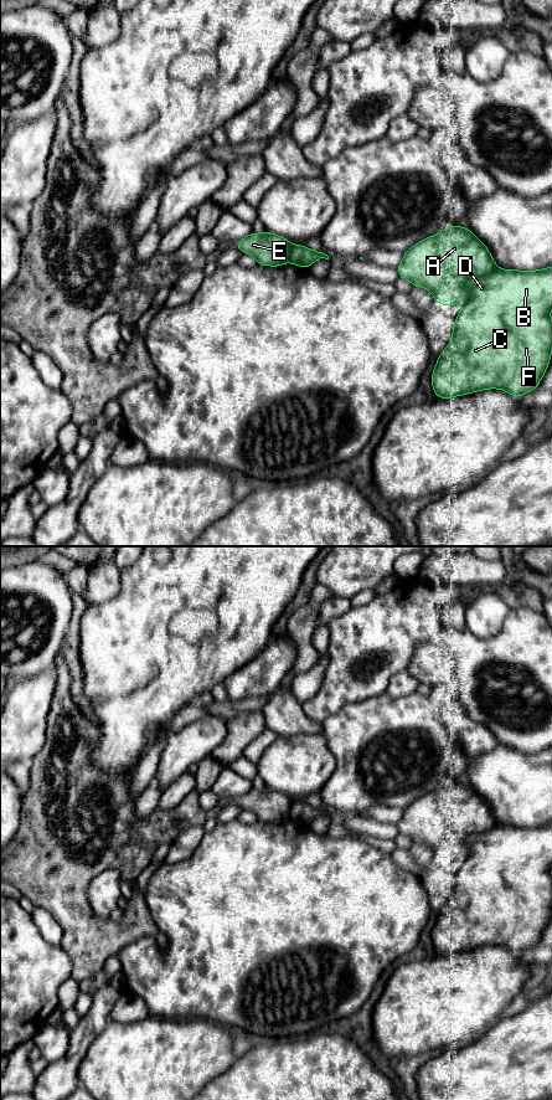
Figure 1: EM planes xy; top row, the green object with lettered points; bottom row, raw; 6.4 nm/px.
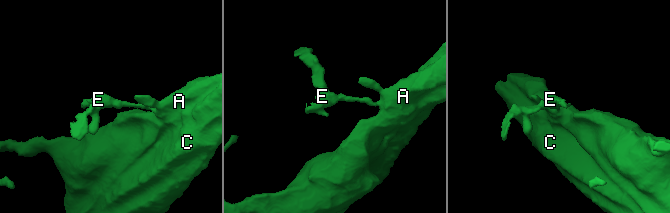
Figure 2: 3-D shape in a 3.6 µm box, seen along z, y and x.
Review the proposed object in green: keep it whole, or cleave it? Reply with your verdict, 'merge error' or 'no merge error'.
merge error

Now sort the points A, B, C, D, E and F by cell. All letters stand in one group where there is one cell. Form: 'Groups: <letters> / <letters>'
Groups: A B C D F / E

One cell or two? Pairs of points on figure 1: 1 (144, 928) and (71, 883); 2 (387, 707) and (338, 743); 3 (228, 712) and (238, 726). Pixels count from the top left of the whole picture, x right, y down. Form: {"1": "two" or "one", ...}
{"1": "one", "2": "one", "3": "two"}

